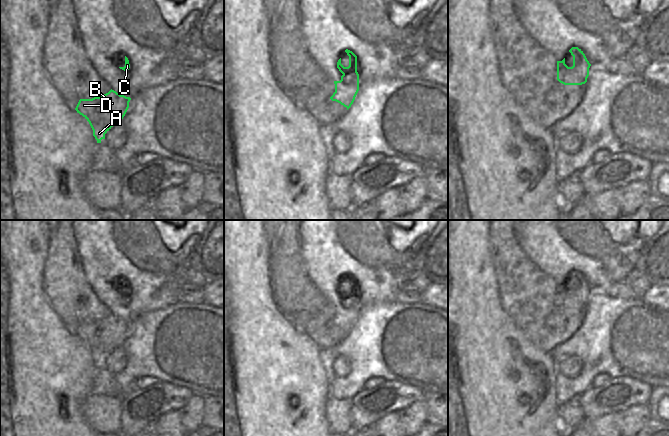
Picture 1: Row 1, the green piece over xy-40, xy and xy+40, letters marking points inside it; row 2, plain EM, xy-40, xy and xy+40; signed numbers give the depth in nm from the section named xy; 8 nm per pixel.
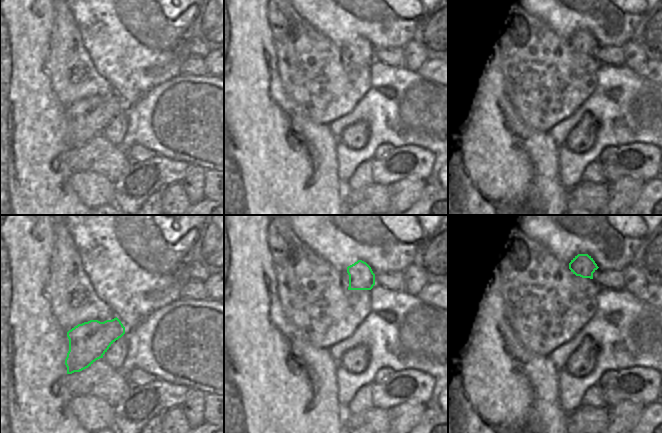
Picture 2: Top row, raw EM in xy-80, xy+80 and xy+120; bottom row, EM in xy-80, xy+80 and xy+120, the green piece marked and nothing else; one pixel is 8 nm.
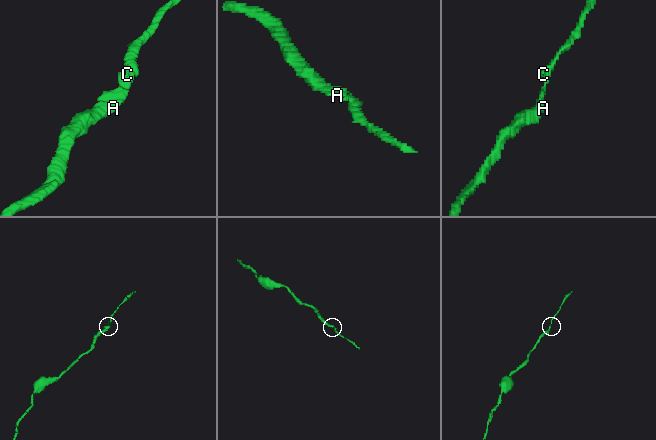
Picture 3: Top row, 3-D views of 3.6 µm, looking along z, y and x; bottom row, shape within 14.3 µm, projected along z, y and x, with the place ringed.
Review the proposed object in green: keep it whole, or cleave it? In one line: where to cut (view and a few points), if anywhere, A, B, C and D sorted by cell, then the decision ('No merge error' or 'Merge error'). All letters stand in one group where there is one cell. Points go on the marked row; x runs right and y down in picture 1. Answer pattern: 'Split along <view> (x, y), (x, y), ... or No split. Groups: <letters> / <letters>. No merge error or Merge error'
No split. Groups: A B C D. No merge error.

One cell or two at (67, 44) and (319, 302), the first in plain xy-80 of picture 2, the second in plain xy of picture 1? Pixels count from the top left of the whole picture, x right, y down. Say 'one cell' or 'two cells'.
one cell

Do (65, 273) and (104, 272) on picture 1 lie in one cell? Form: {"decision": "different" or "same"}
{"decision": "different"}

